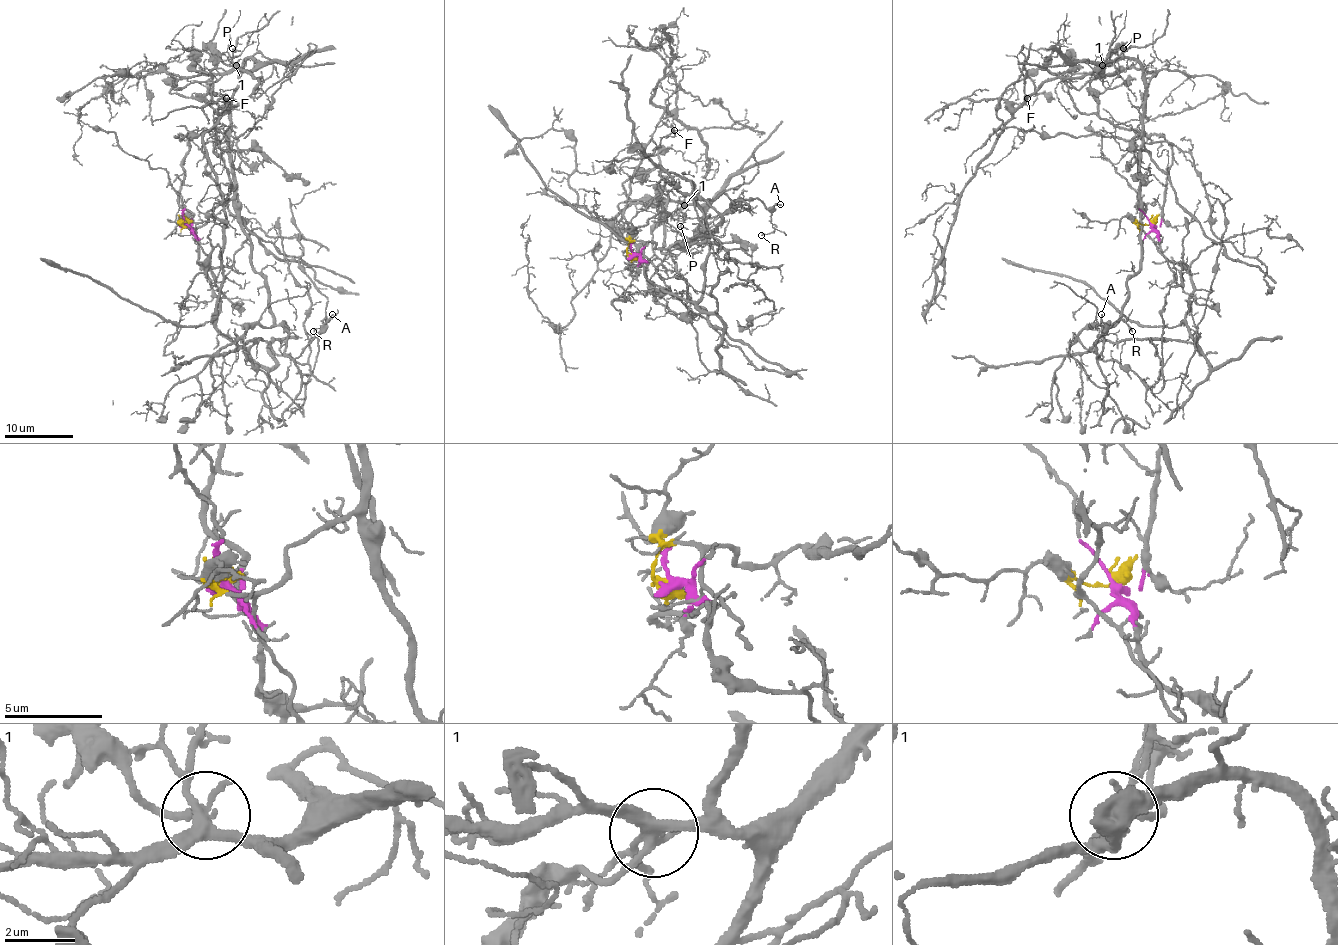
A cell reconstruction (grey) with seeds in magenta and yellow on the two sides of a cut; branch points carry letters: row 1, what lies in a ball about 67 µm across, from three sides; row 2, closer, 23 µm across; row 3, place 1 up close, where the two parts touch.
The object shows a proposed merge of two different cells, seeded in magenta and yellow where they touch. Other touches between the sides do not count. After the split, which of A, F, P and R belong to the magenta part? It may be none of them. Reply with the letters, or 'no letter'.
no letter

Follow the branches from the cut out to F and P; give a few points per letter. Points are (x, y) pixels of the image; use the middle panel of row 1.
F: (632, 255), (631, 241), (687, 247), (703, 212), (696, 200), (708, 166), (706, 143), (694, 128), (674, 130)
P: (632, 255), (631, 241), (687, 247), (698, 231), (699, 205), (682, 205), (681, 226)

